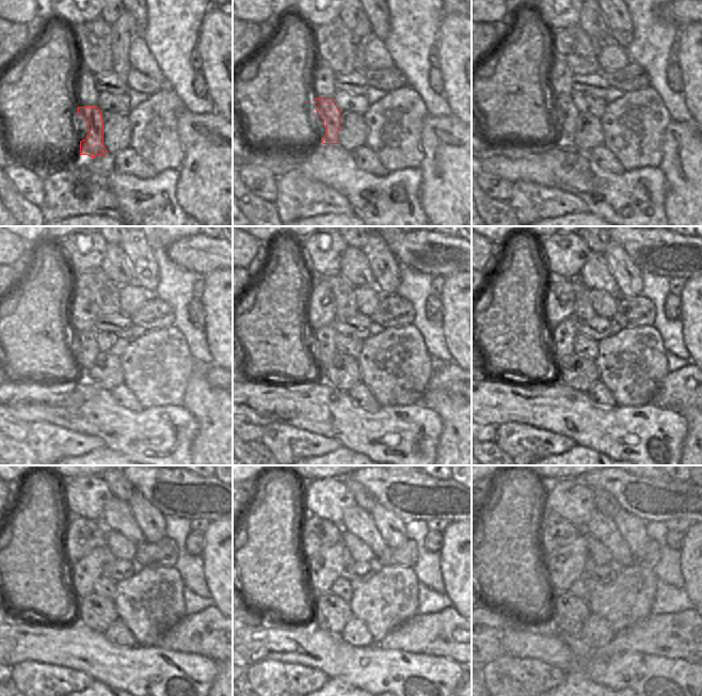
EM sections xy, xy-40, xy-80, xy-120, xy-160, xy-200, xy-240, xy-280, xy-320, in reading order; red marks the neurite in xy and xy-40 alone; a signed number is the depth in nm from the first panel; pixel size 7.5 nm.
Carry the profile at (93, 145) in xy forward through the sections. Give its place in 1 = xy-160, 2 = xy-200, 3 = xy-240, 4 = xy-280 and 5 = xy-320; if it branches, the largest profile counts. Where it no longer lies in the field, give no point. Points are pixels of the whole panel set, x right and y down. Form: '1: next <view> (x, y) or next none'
1: next xy-160 (322, 338)
2: next xy-200 (562, 336)
3: next xy-240 (84, 572)
4: next xy-280 (322, 569)
5: next xy-320 (565, 565)

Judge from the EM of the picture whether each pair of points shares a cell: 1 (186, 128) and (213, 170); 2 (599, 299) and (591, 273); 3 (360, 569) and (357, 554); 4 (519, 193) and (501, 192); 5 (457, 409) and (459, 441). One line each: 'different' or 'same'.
1: same
2: different
3: different
4: different
5: same

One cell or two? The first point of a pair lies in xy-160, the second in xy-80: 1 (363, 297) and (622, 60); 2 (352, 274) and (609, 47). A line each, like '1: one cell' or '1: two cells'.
1: one cell
2: two cells

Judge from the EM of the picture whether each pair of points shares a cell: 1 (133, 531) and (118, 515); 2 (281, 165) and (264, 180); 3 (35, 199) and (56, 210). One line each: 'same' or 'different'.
1: same
2: different
3: different

